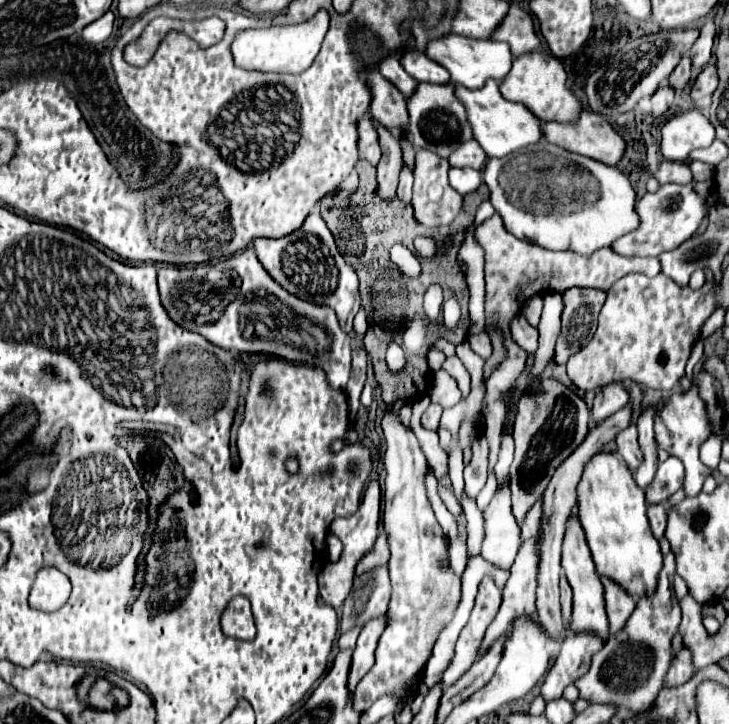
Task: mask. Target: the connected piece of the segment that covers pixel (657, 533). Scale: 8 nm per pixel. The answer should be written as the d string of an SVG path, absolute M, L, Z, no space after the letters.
M662 503L658 505L648 505L648 519L650 519L650 527L652 527L652 533L656 539L660 539L664 535L664 529L666 529L666 507Z

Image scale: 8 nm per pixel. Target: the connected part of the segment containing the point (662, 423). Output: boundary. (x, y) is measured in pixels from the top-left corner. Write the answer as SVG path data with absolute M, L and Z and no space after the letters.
M692 386L689 391L685 393L674 393L664 407L656 413L656 423L654 423L654 439L656 445L666 449L670 455L678 457L684 467L686 467L686 479L684 479L684 491L686 497L694 497L702 491L702 485L706 481L706 477L712 475L712 469L706 467L700 457L698 457L698 449L700 445L712 435L712 421L708 417L705 404L698 396L696 386Z

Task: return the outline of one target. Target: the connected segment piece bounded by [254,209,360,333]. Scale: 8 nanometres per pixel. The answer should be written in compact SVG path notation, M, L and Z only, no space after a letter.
M318 209L308 217L306 225L298 233L280 239L258 239L254 241L254 249L262 267L278 285L282 285L292 295L298 295L302 301L332 307L344 333L352 331L352 319L360 309L358 275L356 269L348 265L336 249L334 237Z

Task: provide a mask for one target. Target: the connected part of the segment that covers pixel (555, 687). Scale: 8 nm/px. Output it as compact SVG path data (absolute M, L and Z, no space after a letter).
M570 633L562 643L560 655L542 685L544 701L560 699L564 689L590 669L592 655L600 651L600 639L594 633Z

